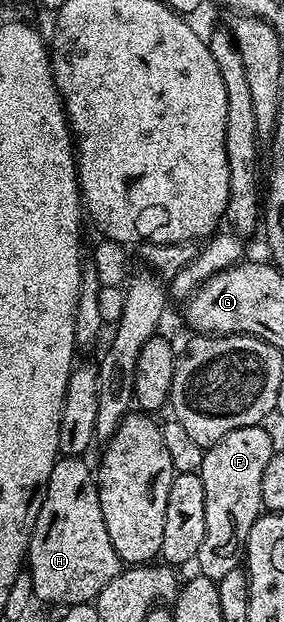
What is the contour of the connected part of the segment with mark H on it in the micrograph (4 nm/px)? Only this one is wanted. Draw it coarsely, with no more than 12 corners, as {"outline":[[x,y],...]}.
{"outline":[[60,457],[25,559],[35,598],[90,603],[121,563],[96,475]]}

